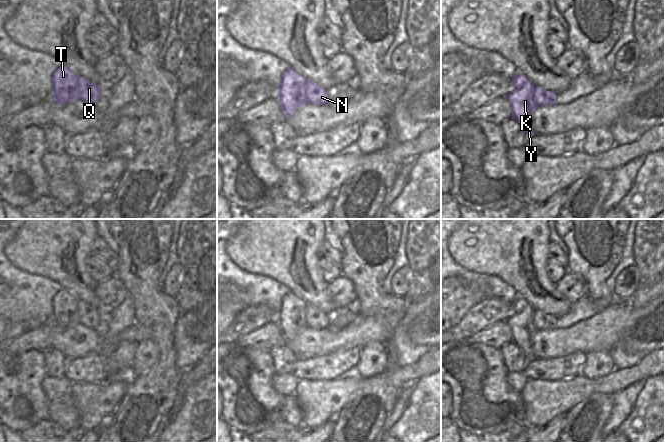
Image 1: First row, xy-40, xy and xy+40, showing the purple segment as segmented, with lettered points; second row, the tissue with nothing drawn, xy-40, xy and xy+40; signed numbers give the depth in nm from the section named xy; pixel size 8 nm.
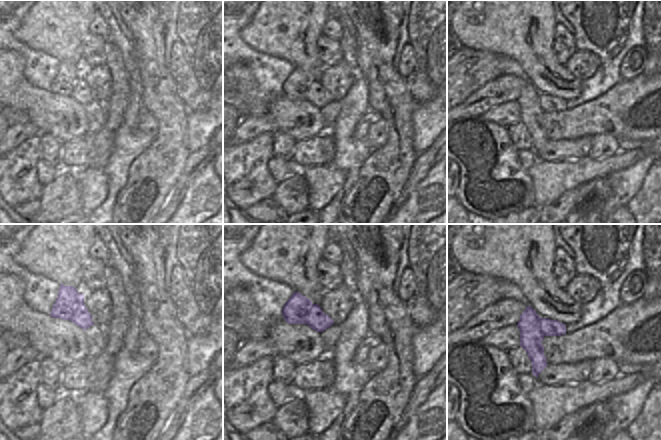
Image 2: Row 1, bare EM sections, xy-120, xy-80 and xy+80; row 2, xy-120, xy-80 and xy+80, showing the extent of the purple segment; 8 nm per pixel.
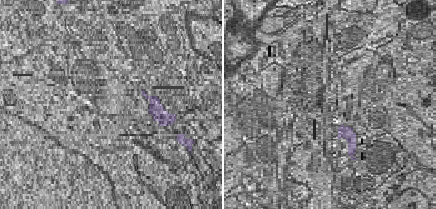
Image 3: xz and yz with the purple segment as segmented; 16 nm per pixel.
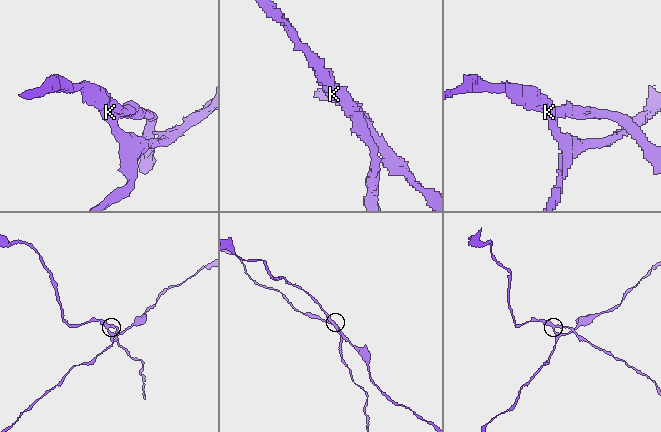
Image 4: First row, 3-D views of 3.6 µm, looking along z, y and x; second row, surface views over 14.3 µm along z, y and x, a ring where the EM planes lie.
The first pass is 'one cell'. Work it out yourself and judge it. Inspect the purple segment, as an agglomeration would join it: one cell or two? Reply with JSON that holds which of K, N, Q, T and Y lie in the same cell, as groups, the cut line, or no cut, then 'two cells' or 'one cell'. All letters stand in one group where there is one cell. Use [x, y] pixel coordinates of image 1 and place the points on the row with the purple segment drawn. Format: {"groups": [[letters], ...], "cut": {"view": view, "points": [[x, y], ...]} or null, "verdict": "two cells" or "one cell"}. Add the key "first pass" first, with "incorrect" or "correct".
{"first pass": "incorrect", "groups": [["K", "Y"], ["N", "Q", "T"]], "cut": {"view": "xy", "points": [[307, 83], [302, 100], [299, 100], [290, 93], [278, 95]]}, "verdict": "two cells"}

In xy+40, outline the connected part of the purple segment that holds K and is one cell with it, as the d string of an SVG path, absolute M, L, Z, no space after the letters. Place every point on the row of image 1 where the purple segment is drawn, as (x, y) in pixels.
M529 81L517 93L506 96L512 106L512 119L515 119L522 126L528 137L535 135L530 120L532 112L538 107L534 100L534 88L535 85Z

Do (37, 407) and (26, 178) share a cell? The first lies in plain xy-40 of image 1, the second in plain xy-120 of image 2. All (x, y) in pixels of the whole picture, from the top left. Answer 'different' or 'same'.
same

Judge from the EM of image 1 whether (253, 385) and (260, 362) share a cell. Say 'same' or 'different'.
same

